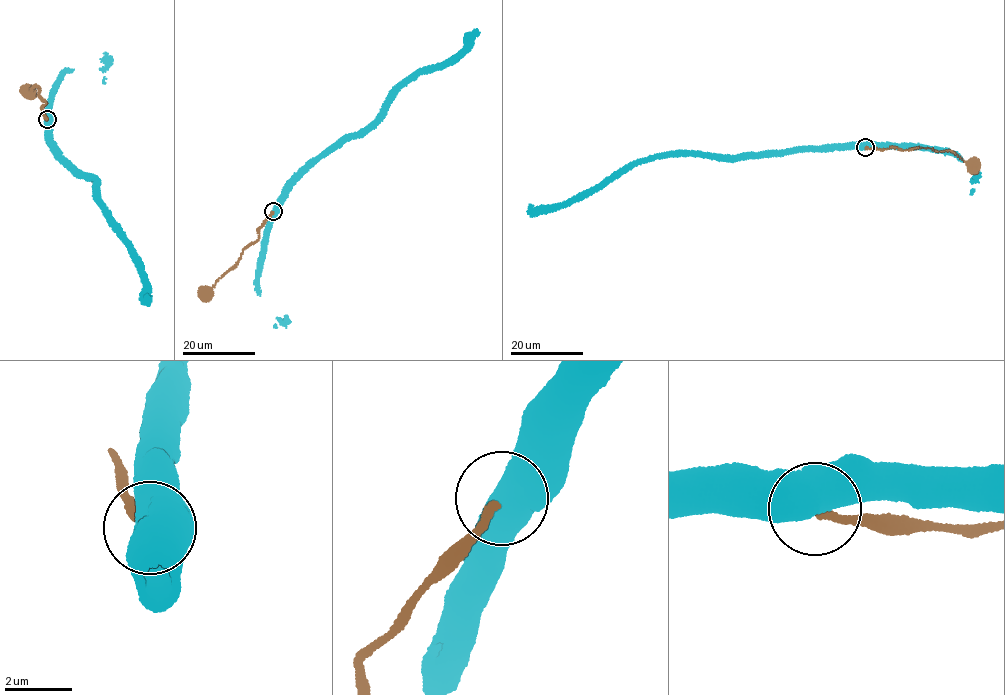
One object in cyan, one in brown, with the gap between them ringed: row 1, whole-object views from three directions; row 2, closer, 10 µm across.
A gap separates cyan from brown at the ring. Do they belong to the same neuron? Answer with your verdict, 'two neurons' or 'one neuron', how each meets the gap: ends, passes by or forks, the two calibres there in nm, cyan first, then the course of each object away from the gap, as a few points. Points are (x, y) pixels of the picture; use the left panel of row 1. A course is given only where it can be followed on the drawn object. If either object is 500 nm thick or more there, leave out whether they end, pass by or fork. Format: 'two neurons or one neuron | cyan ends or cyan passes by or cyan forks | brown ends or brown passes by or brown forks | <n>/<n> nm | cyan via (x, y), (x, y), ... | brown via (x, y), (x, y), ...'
two neurons | 800/240 nm | cyan via (46, 118), (54, 148), (77, 173), (92, 178), (94, 195), (119, 225), (151, 301) | brown via (46, 119), (42, 109), (46, 102), (38, 94), (40, 89), (36, 86), (32, 88), (30, 93)

